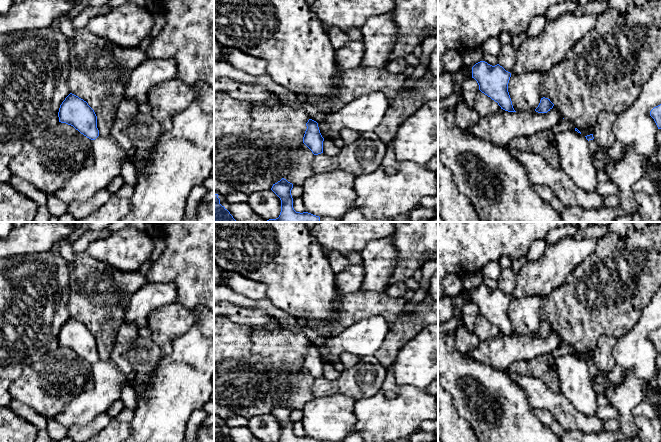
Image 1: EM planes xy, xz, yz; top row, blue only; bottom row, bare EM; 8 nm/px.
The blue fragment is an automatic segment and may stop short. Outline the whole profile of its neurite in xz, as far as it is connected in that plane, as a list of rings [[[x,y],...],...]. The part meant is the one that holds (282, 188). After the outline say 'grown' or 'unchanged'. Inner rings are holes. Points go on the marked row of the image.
[[[282,178],[273,184],[271,190],[281,200],[281,212],[278,218],[269,219],[267,222],[320,222],[320,217],[308,212],[296,212],[293,208],[291,190],[293,184]]] | unchanged

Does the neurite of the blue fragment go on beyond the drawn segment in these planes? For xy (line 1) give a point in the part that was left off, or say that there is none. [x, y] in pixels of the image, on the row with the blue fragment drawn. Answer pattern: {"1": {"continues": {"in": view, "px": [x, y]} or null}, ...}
{"1": {"continues": null}}

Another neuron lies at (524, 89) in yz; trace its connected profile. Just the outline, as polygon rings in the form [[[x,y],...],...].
[[[542,73],[511,75],[508,92],[516,112],[535,110],[541,100]]]

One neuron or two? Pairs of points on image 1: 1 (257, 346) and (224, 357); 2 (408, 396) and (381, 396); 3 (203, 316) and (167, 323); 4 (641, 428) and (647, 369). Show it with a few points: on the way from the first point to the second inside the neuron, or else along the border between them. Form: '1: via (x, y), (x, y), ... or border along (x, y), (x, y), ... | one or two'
1: border along (251, 327), (251, 351), (261, 356), (265, 366) | two
2: via (401, 401), (388, 401) | one
3: via (194, 316), (176, 320) | one
4: border along (635, 417), (634, 431) | two

